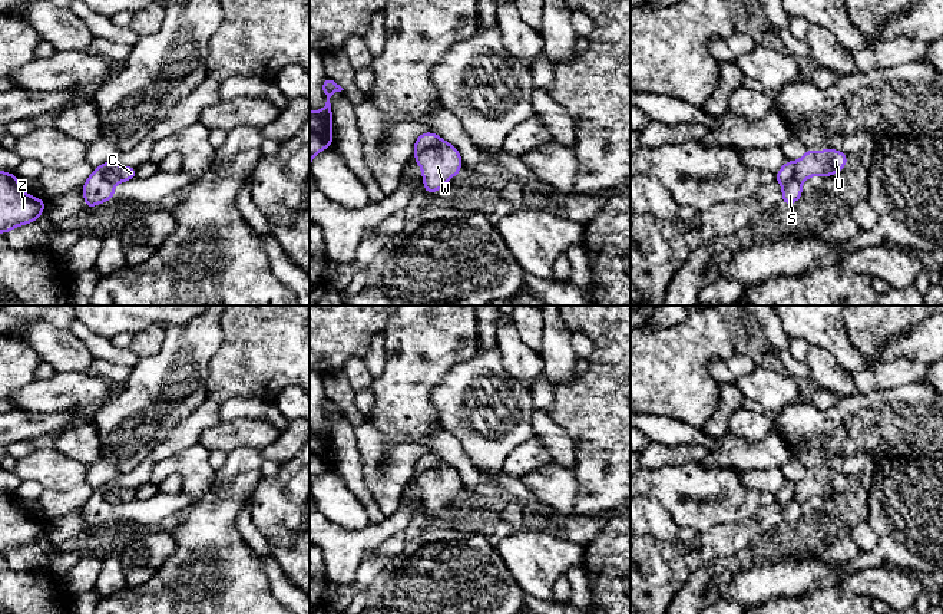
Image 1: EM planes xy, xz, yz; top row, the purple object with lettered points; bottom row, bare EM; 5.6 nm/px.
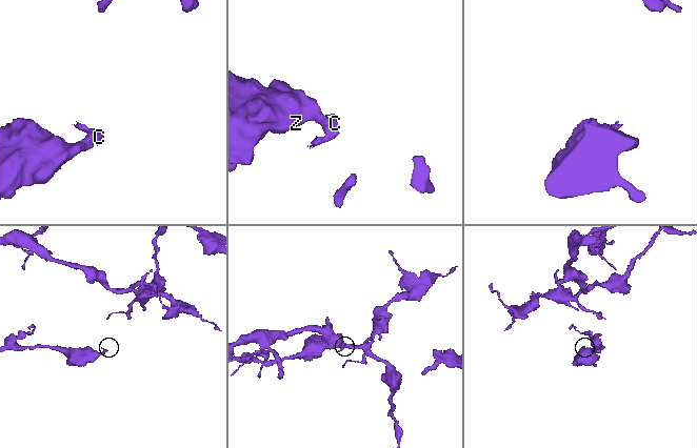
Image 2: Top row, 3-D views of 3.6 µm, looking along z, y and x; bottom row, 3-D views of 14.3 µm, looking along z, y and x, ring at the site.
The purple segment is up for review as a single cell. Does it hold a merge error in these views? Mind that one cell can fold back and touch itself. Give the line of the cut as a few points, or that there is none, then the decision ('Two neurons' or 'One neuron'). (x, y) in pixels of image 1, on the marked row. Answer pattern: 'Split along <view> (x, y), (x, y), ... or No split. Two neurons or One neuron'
Split along xz (443, 141), (414, 155). Two neurons

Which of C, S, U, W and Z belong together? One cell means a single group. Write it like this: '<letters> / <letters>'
C U W / S Z

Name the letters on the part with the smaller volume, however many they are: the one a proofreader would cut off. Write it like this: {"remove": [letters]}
{"remove": ["C", "U", "W"]}

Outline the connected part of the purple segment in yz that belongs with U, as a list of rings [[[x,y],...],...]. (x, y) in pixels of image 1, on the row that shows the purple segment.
[[[805,149],[804,156],[795,162],[795,178],[804,182],[813,175],[831,176],[847,165],[848,156],[836,149],[815,152]]]

